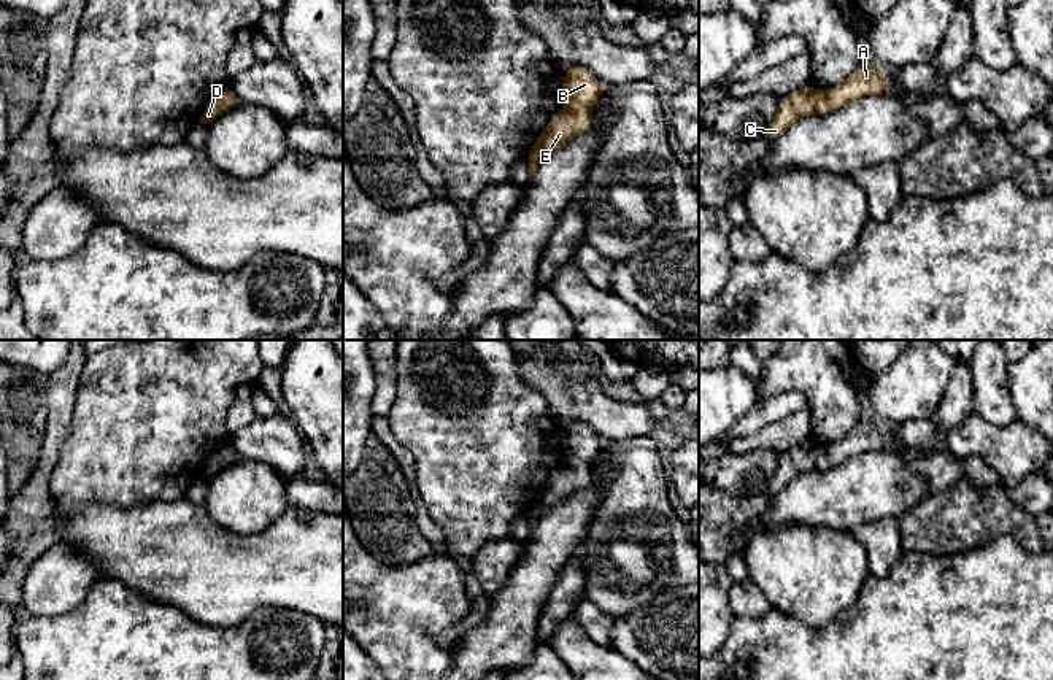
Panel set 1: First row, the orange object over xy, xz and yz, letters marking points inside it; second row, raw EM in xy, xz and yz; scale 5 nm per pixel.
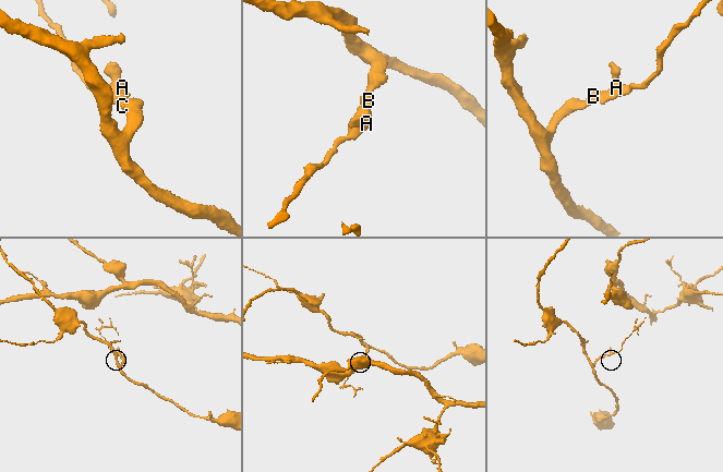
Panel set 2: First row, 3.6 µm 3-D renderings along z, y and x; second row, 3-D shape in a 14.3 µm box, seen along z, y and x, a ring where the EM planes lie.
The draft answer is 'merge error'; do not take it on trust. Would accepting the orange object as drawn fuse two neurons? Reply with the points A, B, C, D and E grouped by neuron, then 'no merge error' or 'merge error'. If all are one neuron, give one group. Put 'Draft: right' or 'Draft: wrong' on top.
Draft: wrong
groups A B C D E; no merge error

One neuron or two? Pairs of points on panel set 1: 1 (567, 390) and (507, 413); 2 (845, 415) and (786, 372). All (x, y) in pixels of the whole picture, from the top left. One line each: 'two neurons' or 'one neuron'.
1: two neurons
2: one neuron

